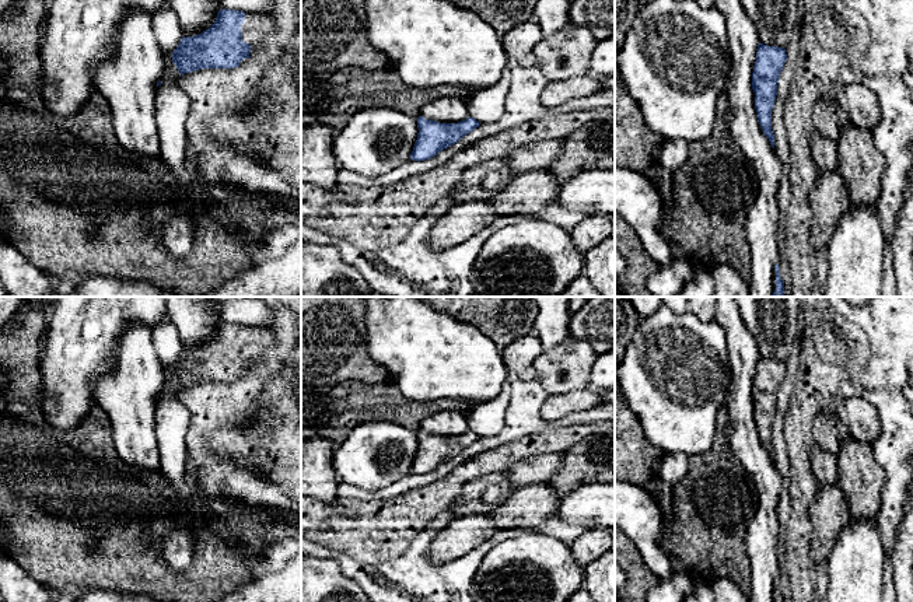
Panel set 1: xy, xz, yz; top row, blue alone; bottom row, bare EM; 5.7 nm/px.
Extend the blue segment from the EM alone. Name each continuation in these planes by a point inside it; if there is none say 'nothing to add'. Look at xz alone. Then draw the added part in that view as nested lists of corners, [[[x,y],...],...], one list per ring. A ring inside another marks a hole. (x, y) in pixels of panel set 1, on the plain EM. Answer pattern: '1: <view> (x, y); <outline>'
nothing to add

